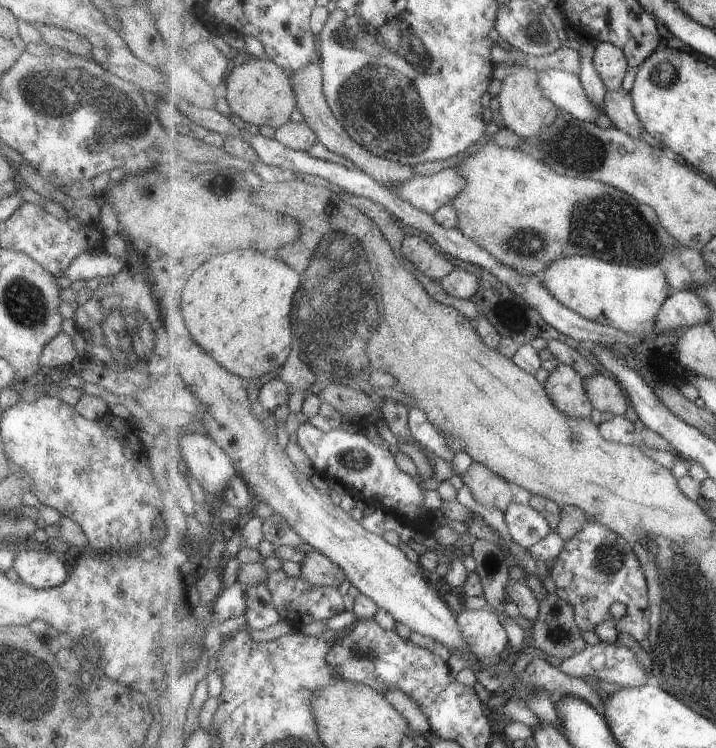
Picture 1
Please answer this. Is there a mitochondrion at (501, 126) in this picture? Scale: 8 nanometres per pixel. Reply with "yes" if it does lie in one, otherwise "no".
no

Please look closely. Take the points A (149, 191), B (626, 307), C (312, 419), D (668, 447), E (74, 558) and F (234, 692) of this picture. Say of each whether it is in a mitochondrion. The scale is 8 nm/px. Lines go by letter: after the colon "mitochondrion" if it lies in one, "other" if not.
A: other
B: other
C: other
D: other
E: other
F: other

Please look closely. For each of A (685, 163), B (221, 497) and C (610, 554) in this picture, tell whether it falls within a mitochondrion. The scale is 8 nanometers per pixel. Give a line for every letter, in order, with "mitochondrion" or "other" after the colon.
A: other
B: other
C: mitochondrion

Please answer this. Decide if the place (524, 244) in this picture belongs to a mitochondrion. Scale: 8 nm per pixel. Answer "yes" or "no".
yes

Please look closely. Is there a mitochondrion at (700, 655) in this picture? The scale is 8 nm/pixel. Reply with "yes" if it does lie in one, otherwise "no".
yes

